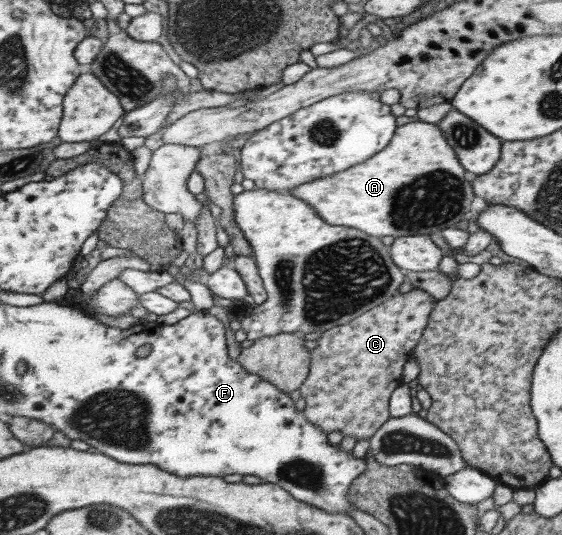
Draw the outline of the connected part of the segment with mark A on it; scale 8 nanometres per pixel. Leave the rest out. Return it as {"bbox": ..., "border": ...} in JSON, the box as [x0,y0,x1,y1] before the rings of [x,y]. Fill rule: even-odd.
{"bbox":[288,120,474,238],"border":[[[420,120],[398,126],[392,134],[391,141],[372,159],[320,179],[306,181],[288,189],[294,197],[305,201],[313,211],[316,211],[330,225],[346,225],[358,231],[366,231],[374,237],[390,235],[393,238],[409,236],[410,234],[426,235],[440,233],[443,229],[452,228],[458,221],[467,219],[470,213],[470,203],[474,199],[472,181],[466,179],[465,169],[456,159],[454,150],[444,141],[436,124]],[[404,193],[406,207],[400,209],[400,195]]]}

